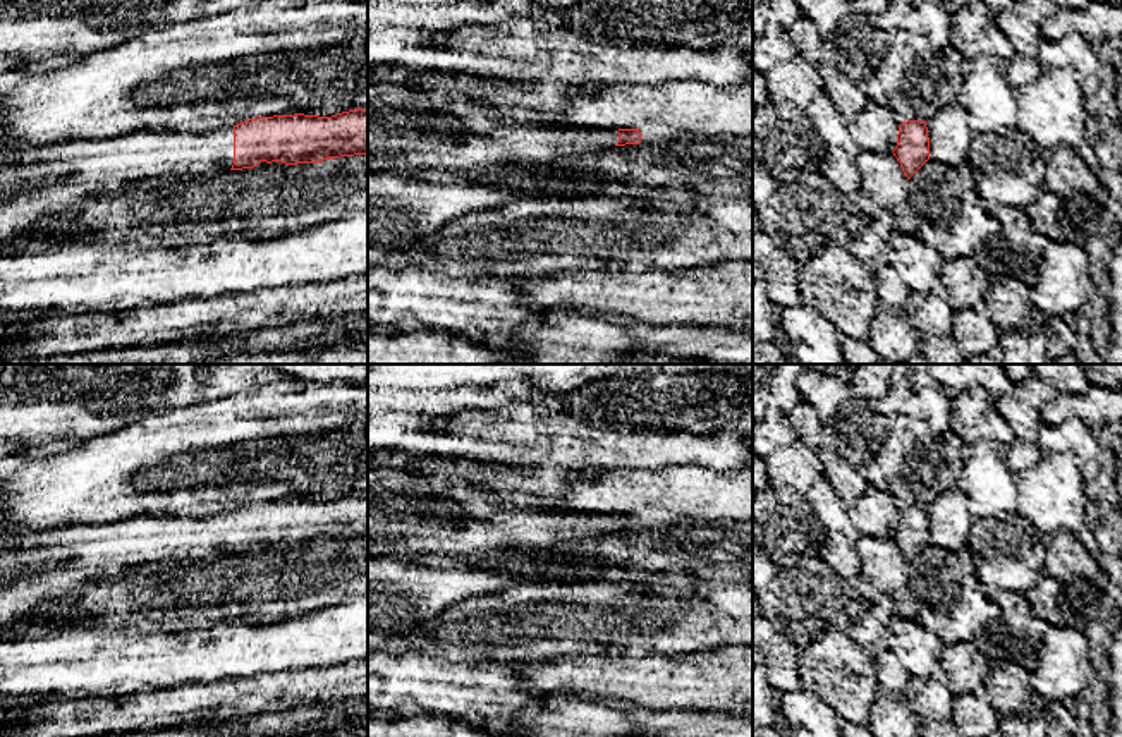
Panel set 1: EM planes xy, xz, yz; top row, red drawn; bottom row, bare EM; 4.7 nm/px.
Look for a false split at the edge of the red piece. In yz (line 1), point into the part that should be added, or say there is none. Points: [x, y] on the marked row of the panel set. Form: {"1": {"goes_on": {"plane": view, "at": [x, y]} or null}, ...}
{"1": {"goes_on": null}}

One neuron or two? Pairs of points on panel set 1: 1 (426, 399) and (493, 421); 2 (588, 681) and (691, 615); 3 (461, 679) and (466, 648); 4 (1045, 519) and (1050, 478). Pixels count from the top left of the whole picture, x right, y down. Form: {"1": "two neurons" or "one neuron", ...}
{"1": "two neurons", "2": "two neurons", "3": "two neurons", "4": "one neuron"}

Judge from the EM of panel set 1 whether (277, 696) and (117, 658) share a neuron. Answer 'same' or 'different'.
different

